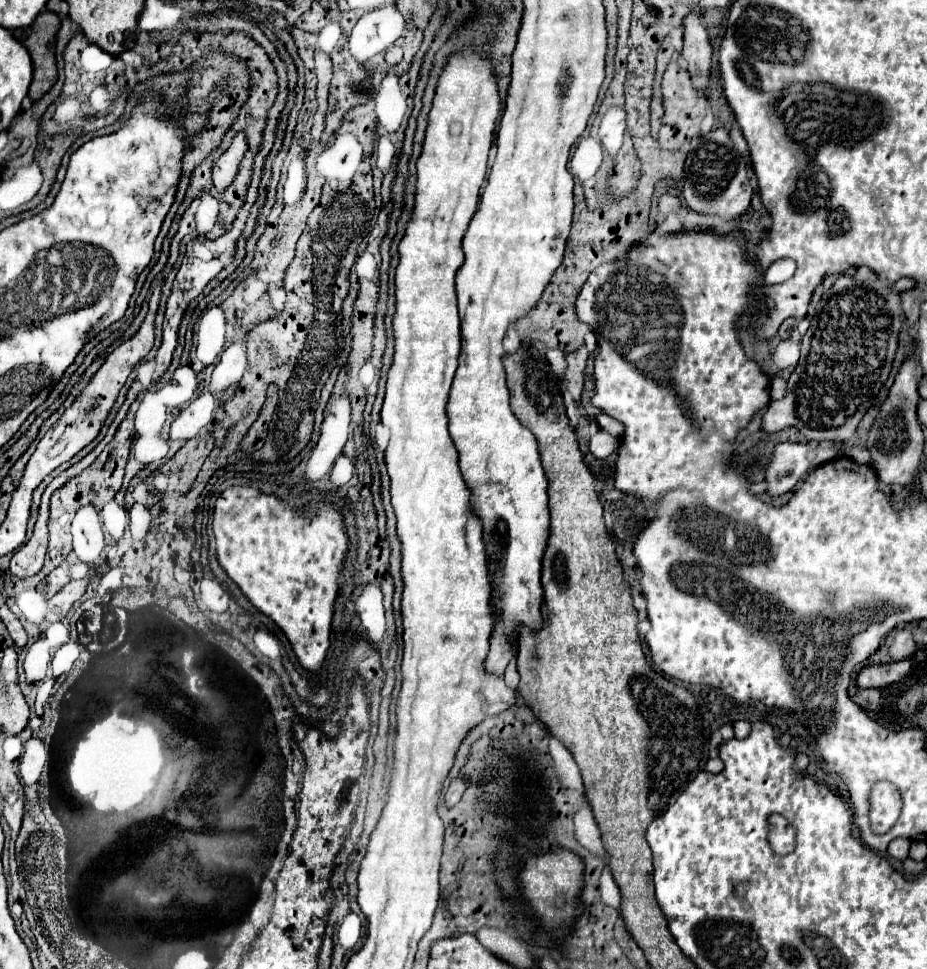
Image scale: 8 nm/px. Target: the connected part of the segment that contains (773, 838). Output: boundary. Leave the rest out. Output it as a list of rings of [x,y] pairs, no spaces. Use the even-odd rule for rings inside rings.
[[[780,814],[770,816],[770,846],[776,854],[790,854],[796,842],[796,830]]]

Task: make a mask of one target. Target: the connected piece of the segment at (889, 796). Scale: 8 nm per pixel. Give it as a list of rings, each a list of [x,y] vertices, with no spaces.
[[[878,782],[870,792],[870,824],[884,834],[896,823],[902,809],[900,792],[890,782]]]

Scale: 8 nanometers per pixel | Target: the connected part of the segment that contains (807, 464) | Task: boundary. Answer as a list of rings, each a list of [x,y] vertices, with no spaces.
[[[778,444],[766,468],[766,492],[770,496],[790,492],[796,482],[800,482],[800,478],[808,472],[808,468],[812,468],[810,444]]]

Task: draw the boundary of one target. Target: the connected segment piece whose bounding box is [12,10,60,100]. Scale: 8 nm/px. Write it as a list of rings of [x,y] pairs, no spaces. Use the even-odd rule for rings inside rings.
[[[42,10],[42,14],[38,14],[34,24],[12,30],[14,38],[18,38],[18,42],[22,42],[26,50],[30,50],[34,62],[34,78],[28,90],[28,96],[32,100],[42,98],[58,78],[56,56],[54,56],[58,28],[60,28],[60,18],[54,12]]]

